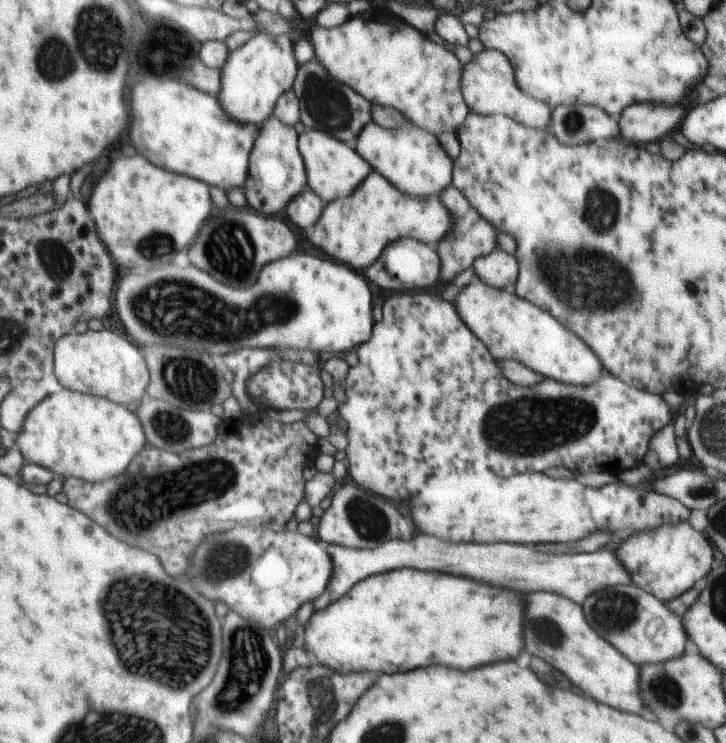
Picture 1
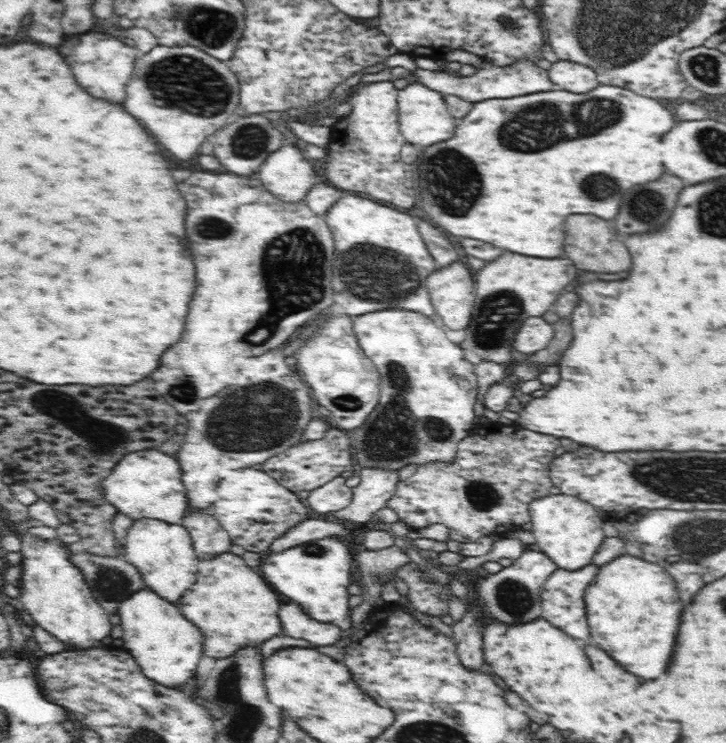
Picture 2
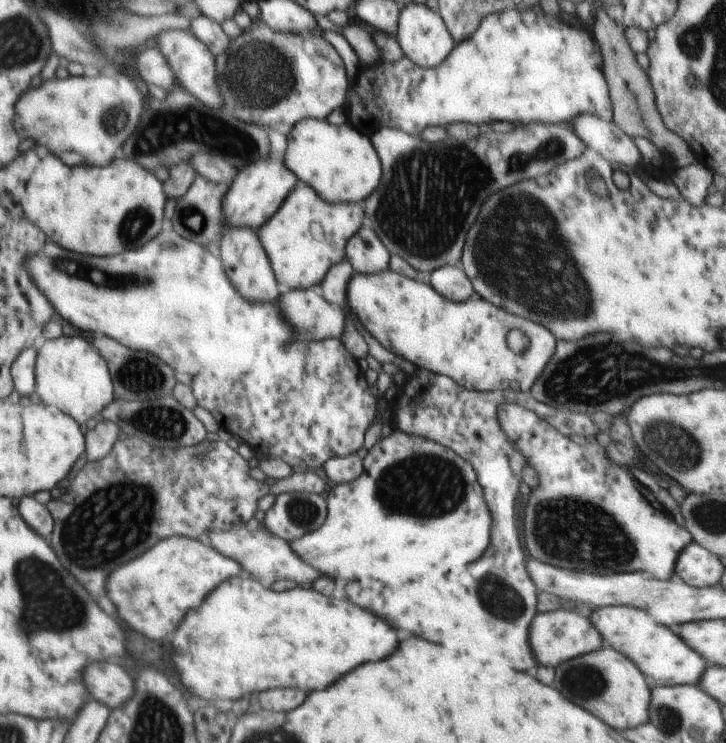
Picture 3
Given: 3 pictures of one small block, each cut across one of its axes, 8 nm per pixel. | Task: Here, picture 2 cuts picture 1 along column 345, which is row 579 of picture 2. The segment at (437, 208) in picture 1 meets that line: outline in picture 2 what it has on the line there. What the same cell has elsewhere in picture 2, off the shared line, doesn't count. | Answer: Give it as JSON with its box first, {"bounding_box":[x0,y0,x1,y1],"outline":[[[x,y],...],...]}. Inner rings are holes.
{"bounding_box":[178,552,282,658],"outline":[[[230,552],[220,554],[218,576],[226,578],[218,578],[218,584],[214,582],[212,586],[204,586],[208,584],[206,580],[194,582],[194,586],[182,594],[178,604],[182,616],[203,634],[204,654],[208,654],[208,658],[228,658],[244,646],[260,646],[262,642],[282,632],[278,618],[281,606],[278,596],[270,590],[258,572],[246,566],[240,556]]]}

